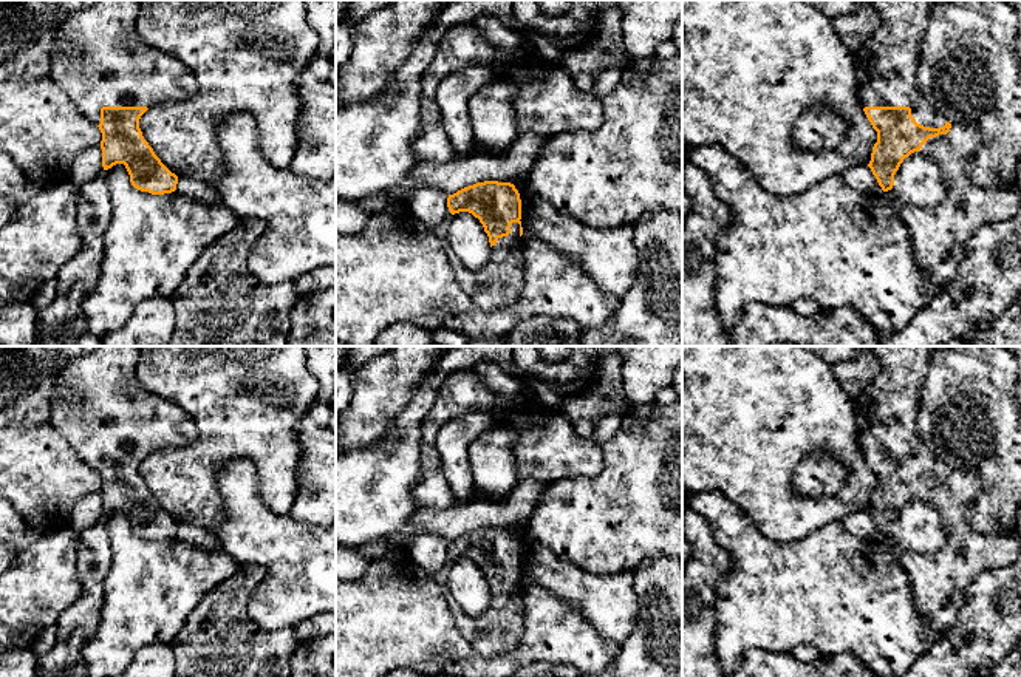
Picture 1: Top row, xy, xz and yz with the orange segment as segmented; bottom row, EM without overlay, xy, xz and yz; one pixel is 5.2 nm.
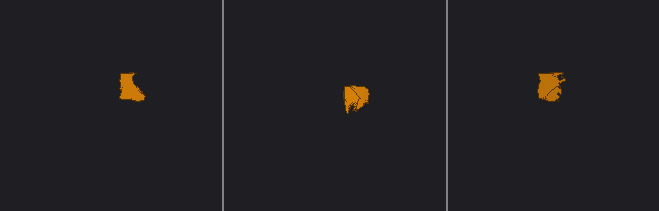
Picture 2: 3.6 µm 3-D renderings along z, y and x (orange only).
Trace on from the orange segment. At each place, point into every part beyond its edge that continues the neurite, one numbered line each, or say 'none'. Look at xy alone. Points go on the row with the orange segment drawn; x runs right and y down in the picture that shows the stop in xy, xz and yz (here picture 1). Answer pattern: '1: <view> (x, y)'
1: xy (99, 61)

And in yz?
1: yz (885, 67)

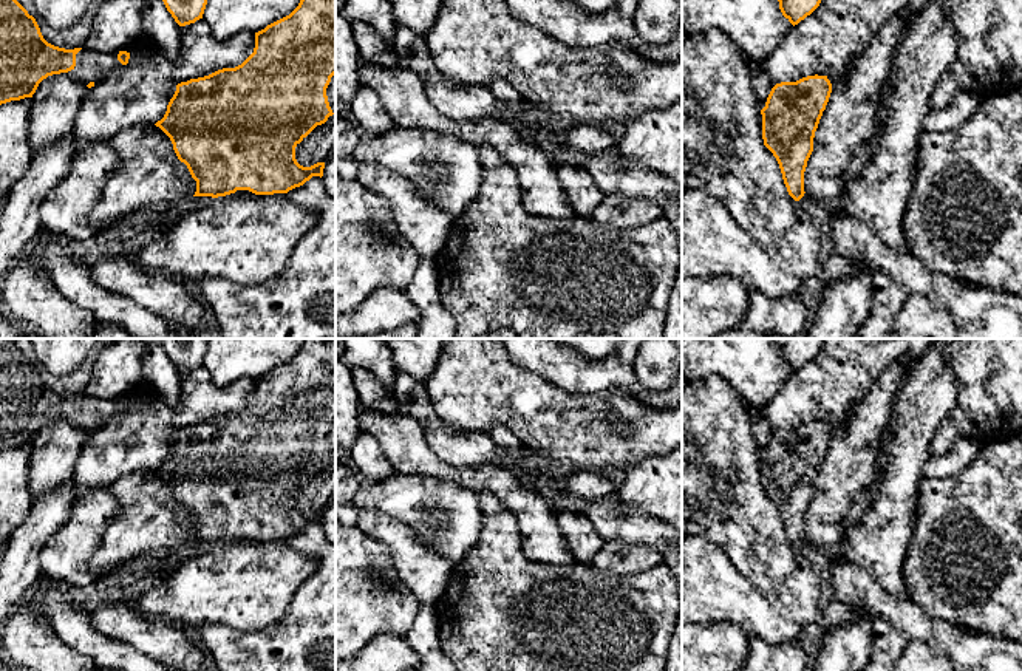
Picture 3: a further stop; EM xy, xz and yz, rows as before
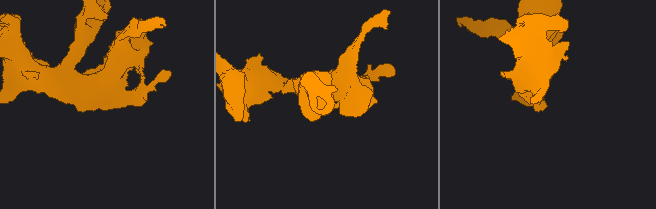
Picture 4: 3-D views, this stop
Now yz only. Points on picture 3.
1: yz (832, 266)

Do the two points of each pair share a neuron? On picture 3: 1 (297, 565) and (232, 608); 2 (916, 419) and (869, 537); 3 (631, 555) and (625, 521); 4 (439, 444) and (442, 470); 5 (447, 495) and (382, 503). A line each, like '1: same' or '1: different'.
1: same
2: same
3: different
4: different
5: same

